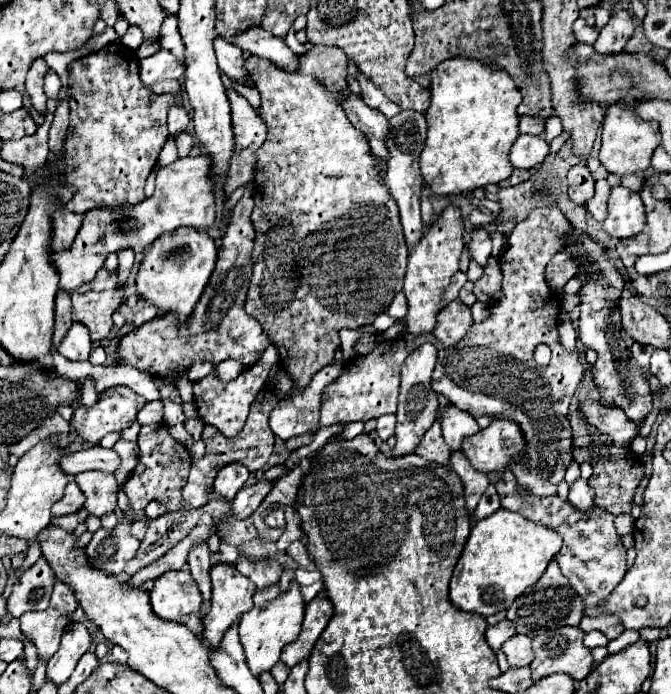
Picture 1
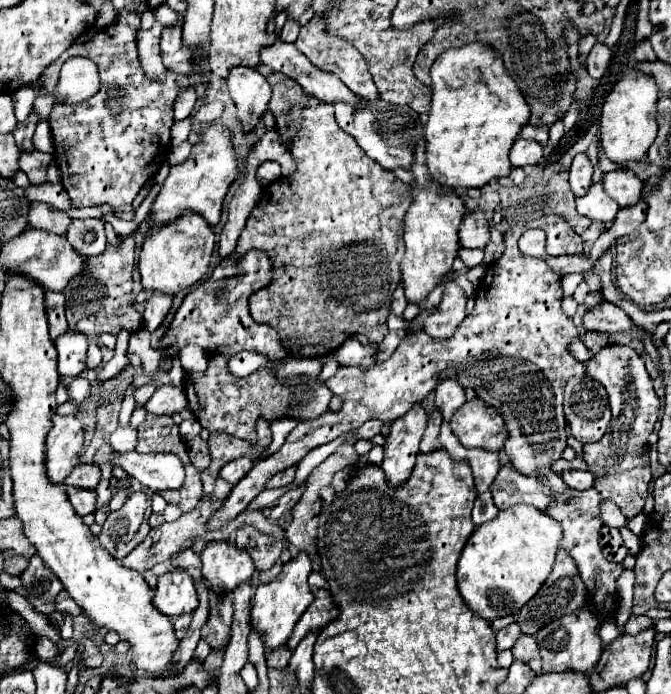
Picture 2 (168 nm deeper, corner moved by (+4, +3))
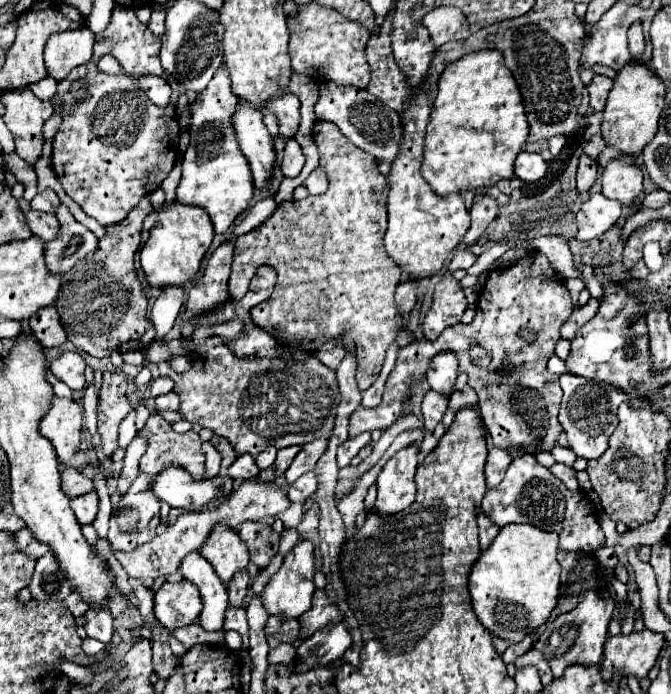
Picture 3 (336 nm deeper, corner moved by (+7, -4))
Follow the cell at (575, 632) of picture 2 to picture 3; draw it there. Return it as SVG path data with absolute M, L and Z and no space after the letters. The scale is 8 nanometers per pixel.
M599 584L599 588L593 588L585 594L585 598L577 604L577 608L573 608L571 612L559 614L555 620L551 620L545 626L545 632L535 642L535 648L545 652L545 658L549 660L553 676L561 676L563 670L571 664L595 666L601 662L613 610L615 610L615 602L607 592L607 586Z

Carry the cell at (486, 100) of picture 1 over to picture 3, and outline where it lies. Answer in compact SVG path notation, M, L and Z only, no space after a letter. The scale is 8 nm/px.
M481 50L463 56L461 60L449 64L439 76L437 96L431 108L425 142L423 142L421 176L433 188L433 192L441 196L495 186L501 178L513 176L513 164L523 144L527 142L527 134L529 134L529 126L527 126L527 116L523 110L519 86L513 74L509 74L509 68L505 66L501 52Z

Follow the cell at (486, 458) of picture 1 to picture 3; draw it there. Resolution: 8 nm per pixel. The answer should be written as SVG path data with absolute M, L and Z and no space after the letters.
M465 386L463 390L455 390L455 392L449 396L449 408L447 408L445 416L443 416L445 428L449 428L451 422L453 422L453 418L455 418L455 414L457 414L461 408L467 408L467 406L473 406L473 408L477 406L477 396L475 396L475 392L473 392L469 386Z

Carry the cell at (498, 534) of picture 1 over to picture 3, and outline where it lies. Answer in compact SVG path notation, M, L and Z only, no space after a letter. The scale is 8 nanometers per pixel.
M509 524L499 530L497 540L491 544L487 552L481 552L481 558L475 562L469 576L469 592L473 610L479 622L493 634L513 644L521 642L525 636L535 634L557 608L559 600L559 562L557 562L557 544L559 536L555 532L543 532L529 524Z

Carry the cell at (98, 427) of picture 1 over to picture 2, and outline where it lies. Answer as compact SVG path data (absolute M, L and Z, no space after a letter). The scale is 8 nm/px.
M152 381L150 385L142 385L142 387L130 385L130 389L134 393L134 401L136 401L136 407L138 407L138 405L144 405L148 401L148 397L152 397L152 393L156 391L156 383Z

